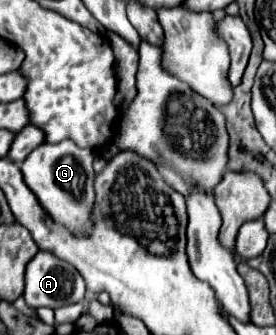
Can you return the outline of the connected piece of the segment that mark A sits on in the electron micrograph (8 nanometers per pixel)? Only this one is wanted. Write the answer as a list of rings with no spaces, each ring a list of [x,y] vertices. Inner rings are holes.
[[[39,250],[29,260],[29,264],[25,268],[25,292],[23,292],[23,298],[29,308],[37,310],[41,306],[47,306],[47,308],[55,310],[65,304],[81,302],[83,296],[85,296],[85,282],[81,278],[81,274],[71,264],[67,264],[65,260],[57,258],[51,252],[45,252],[45,250]]]

